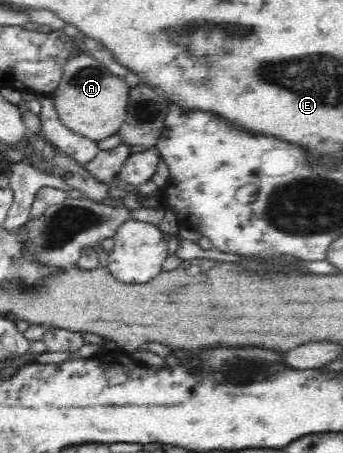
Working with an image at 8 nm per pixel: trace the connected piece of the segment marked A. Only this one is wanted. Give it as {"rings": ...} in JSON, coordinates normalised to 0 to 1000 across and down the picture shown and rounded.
{"rings":[[[227,121],[201,130],[187,146],[172,185],[149,203],[160,249],[178,274],[219,298],[271,313],[294,313],[344,296],[364,269],[379,190],[359,170],[329,166],[268,121]]]}

